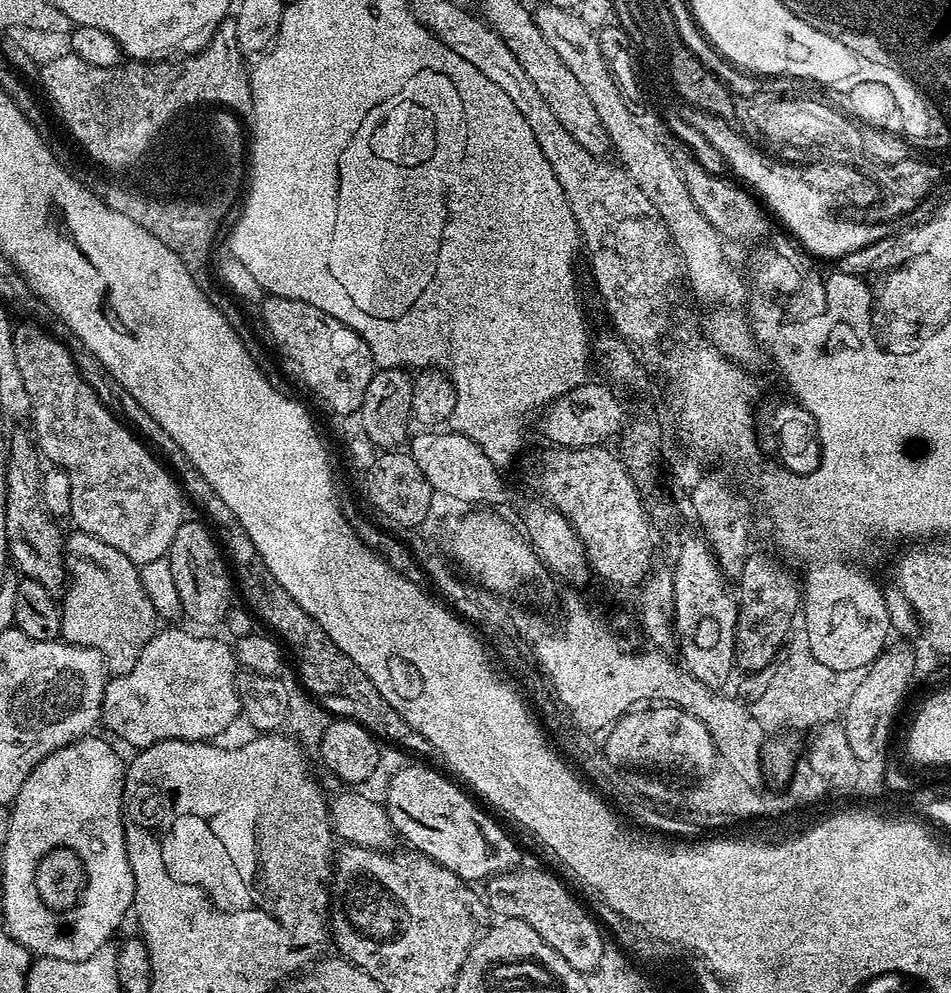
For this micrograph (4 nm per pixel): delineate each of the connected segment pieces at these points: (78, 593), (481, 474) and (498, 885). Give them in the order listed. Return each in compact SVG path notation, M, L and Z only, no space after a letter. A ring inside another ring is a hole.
M79 530L64 541L66 568L70 573L68 597L60 609L60 634L67 643L92 648L104 660L112 676L129 672L138 662L144 643L152 637L158 613L144 589L141 569L122 550L106 546L98 538ZM72 584L72 585L71 585Z
M420 430L420 433L413 433L408 440L408 454L417 462L433 491L462 504L476 504L479 503L476 501L486 499L500 486L495 474L492 474L490 464L472 444L466 442L466 436L451 430L440 431L444 430Z
M515 868L510 872L501 873L498 877L493 877L484 889L484 898L491 910L496 913L501 919L524 920L528 925L532 926L542 940L548 946L555 950L556 953L566 958L570 966L574 967L579 972L585 974L593 971L597 966L602 948L606 941L605 935L602 932L595 920L586 912L585 908L573 898L567 888L550 873L538 868Z

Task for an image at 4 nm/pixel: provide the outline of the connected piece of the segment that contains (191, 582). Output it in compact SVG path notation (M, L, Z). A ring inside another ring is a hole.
M185 519L178 526L178 534L174 534L174 542L167 550L166 559L170 574L174 574L174 586L178 586L183 615L188 615L200 624L223 621L230 607L232 592L234 596L234 580L217 537L212 537L198 521Z

